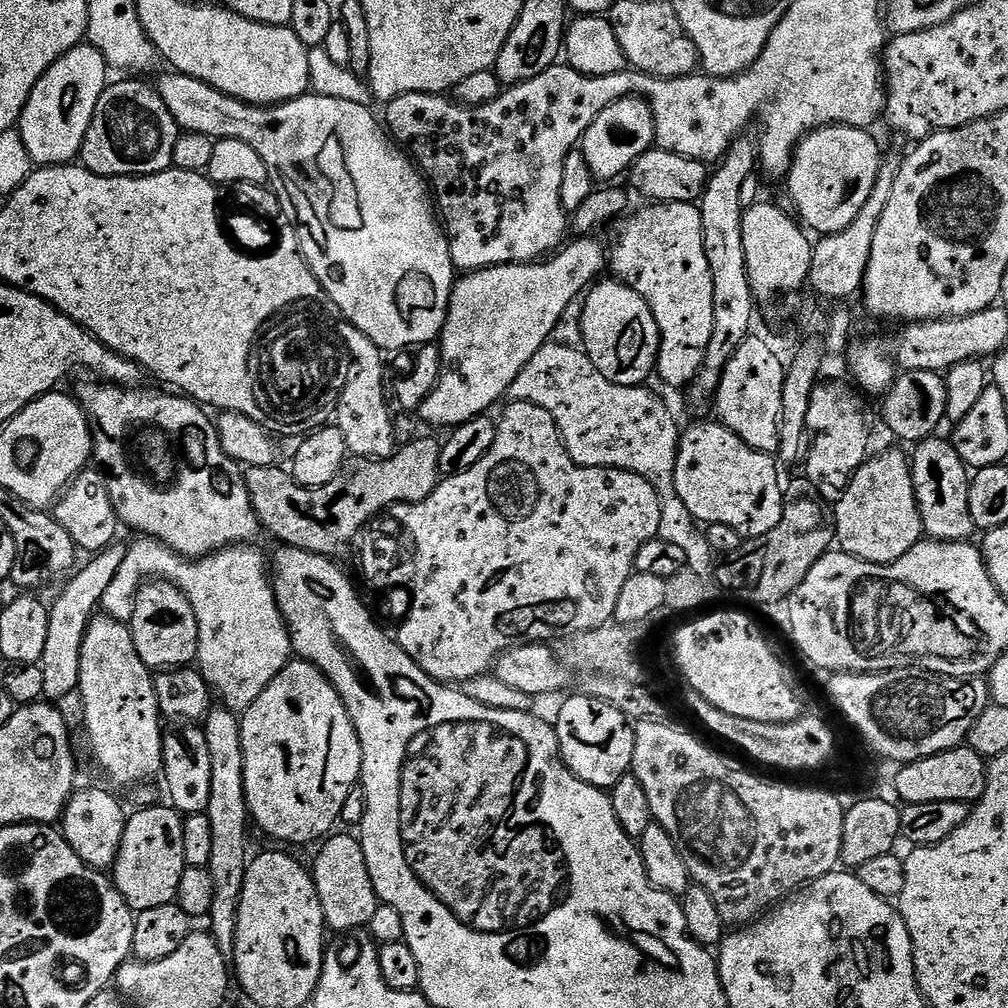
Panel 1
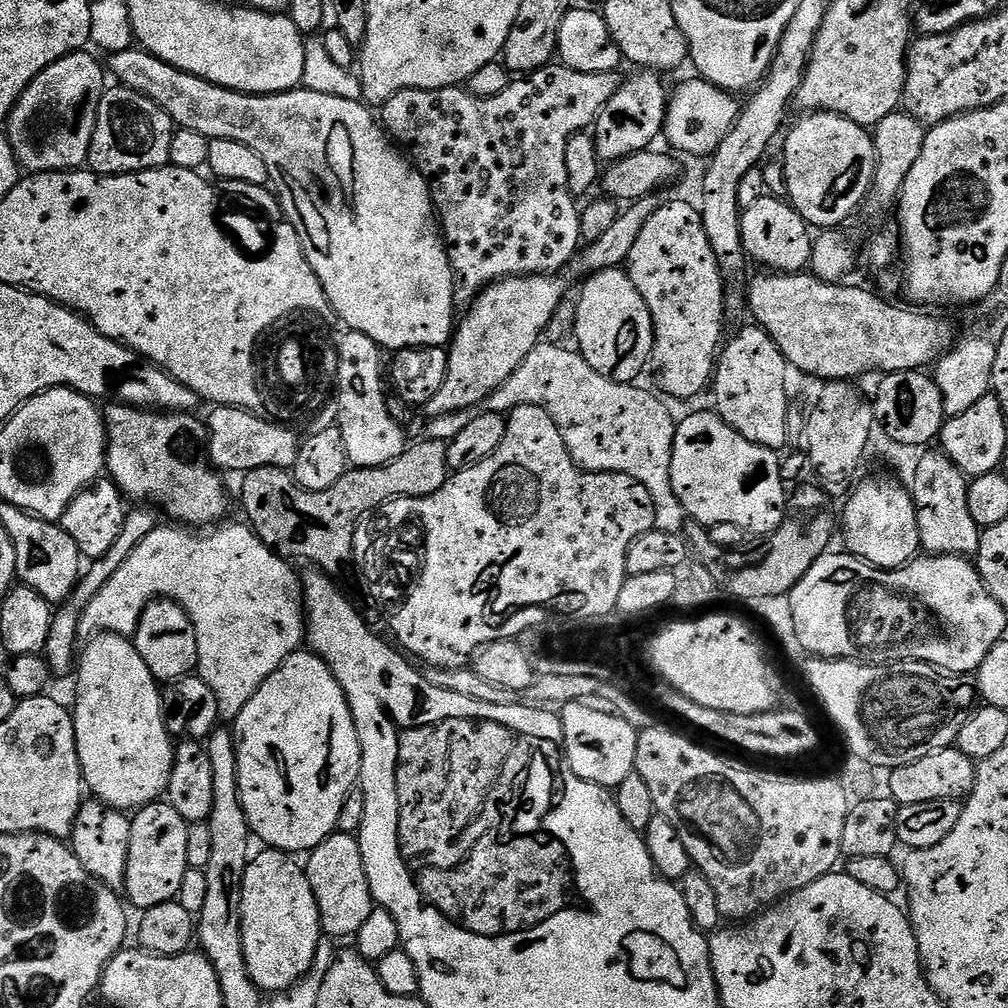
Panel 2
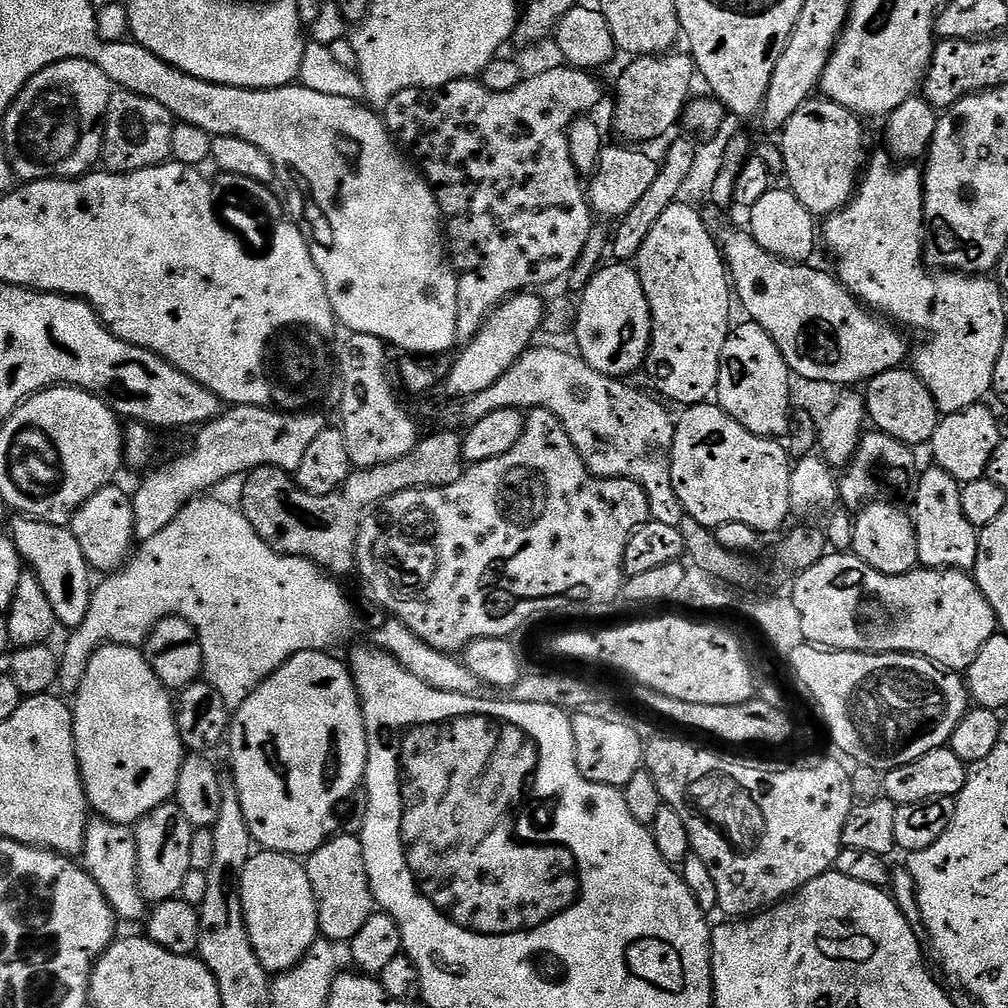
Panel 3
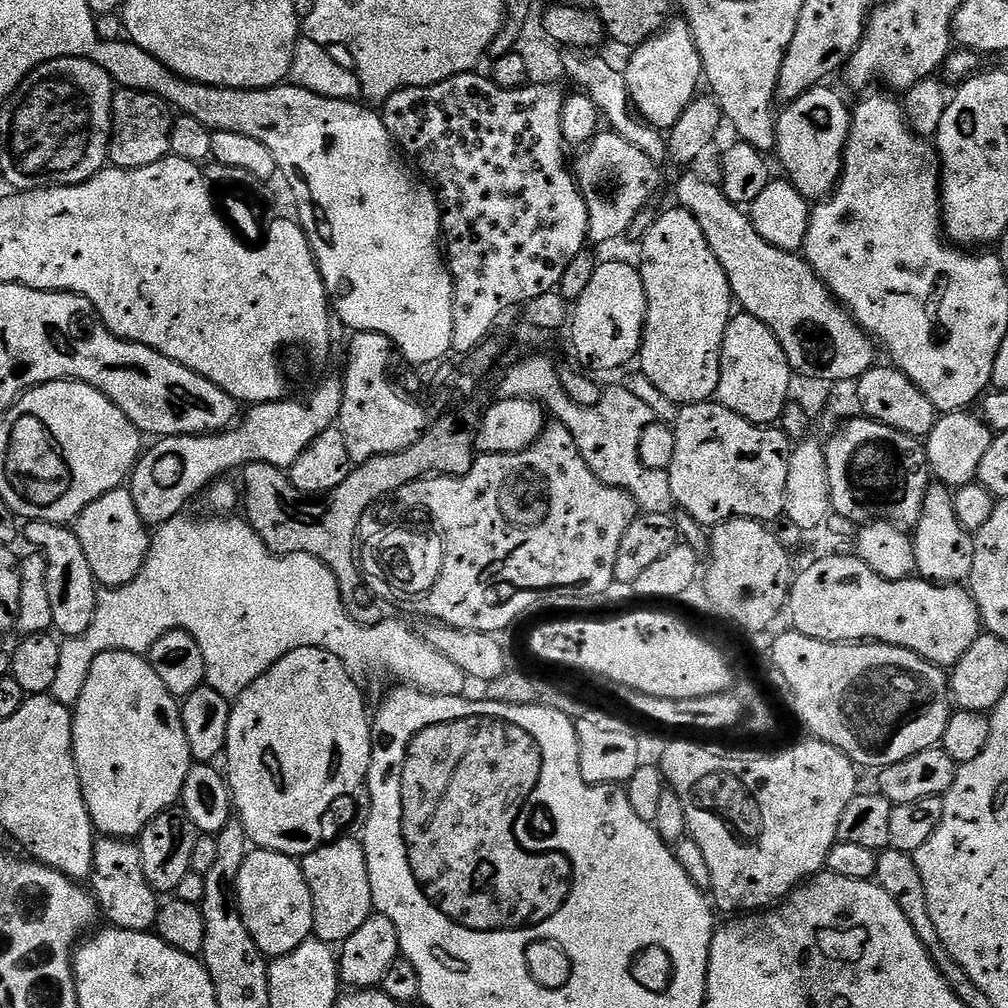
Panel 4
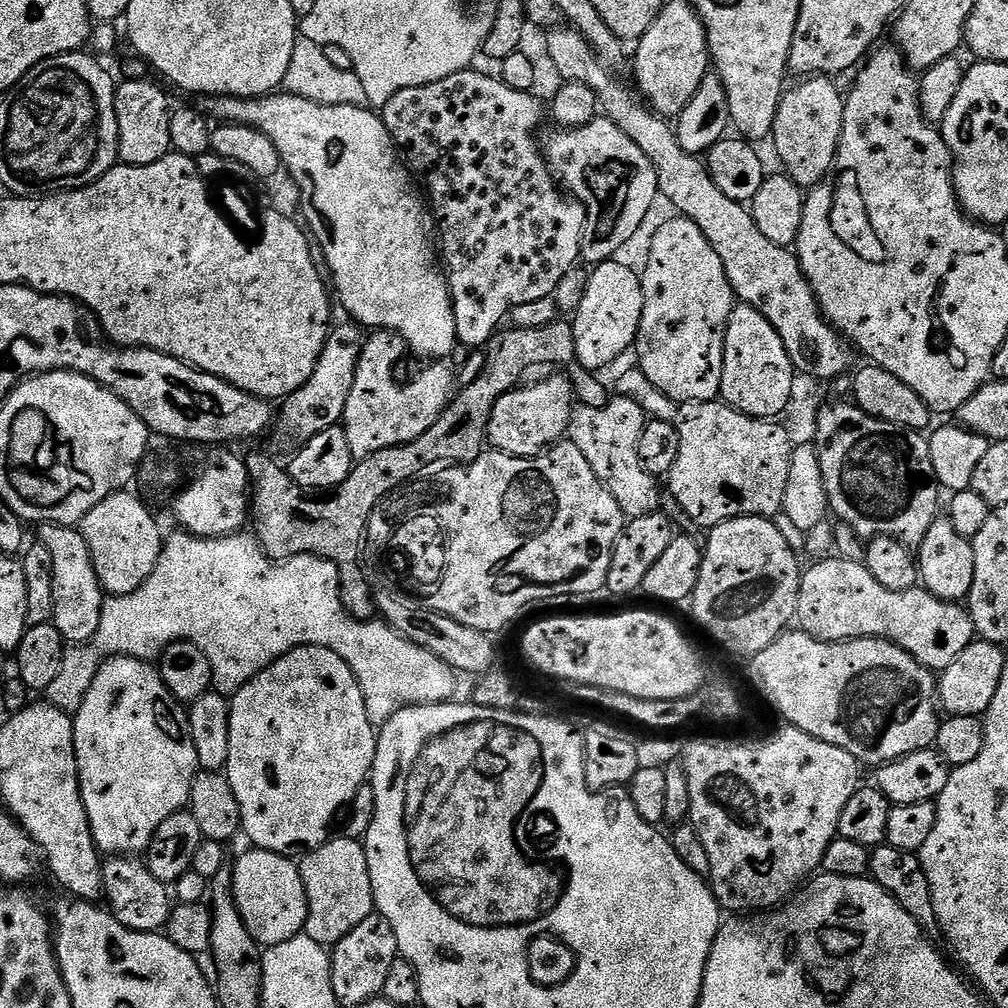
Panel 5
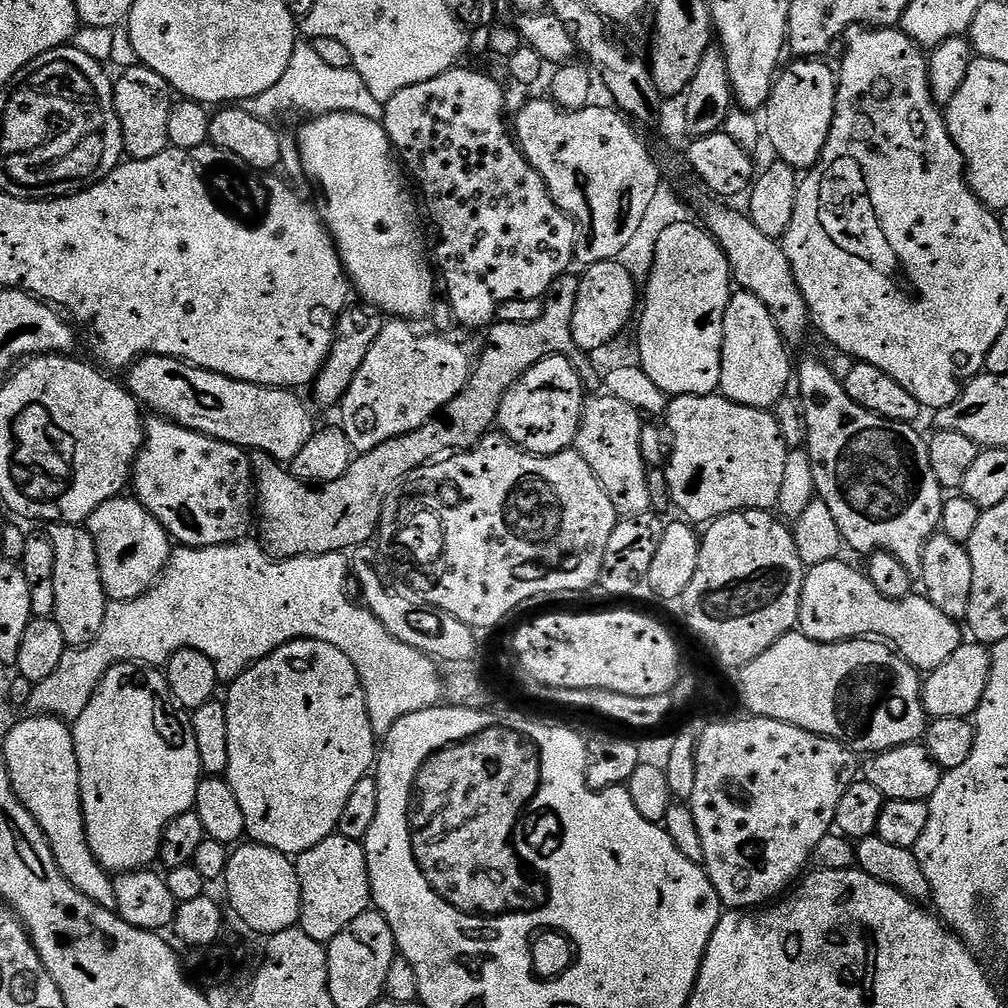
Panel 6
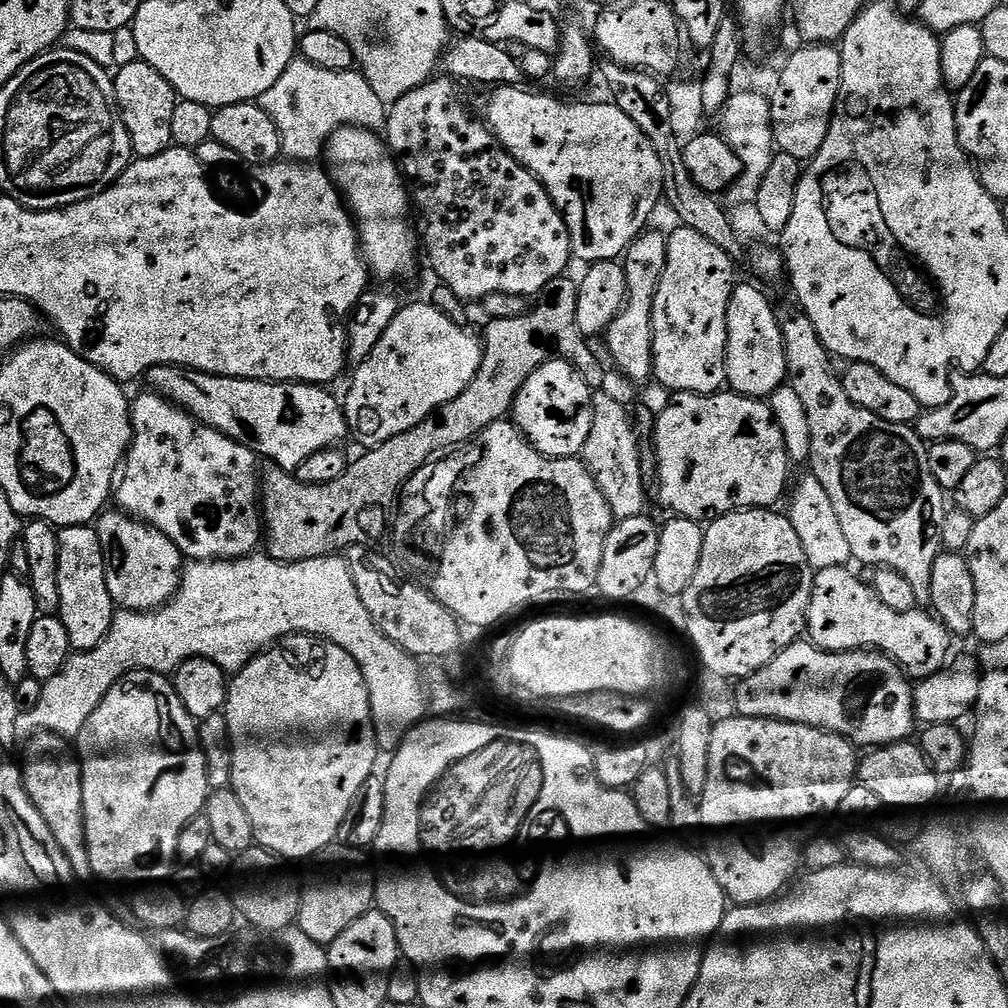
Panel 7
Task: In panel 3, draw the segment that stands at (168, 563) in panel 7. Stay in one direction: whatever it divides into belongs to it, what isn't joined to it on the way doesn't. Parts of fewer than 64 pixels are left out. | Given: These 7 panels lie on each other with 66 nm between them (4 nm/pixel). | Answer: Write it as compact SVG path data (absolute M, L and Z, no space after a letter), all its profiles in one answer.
M109 486L98 490L94 498L90 498L72 516L70 525L74 538L78 538L78 546L82 546L82 554L86 558L89 569L100 574L111 574L124 567L130 559L134 548L134 510L131 495L117 486Z

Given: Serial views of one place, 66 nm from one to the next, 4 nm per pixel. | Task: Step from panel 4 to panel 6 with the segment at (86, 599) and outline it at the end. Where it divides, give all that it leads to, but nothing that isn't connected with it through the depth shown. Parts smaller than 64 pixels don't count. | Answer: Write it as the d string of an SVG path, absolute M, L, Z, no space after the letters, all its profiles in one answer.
M56 522L49 528L46 535L54 546L54 619L62 626L62 638L68 645L83 648L98 638L110 603L98 570L94 538L90 538L87 527L78 524Z

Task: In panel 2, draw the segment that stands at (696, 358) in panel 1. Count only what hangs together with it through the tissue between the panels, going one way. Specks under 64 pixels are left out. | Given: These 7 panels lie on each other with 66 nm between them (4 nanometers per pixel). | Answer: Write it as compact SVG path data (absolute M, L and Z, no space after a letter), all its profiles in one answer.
M684 200L661 203L650 222L642 226L642 234L638 234L628 255L626 271L652 315L650 372L656 375L655 387L665 397L673 396L676 400L694 399L707 384L709 387L713 379L718 353L722 348L720 335L724 332L723 320L724 312L726 313L724 275L720 272L718 258L714 258L710 238L706 238L706 226L700 217L699 207L695 203L687 204Z

